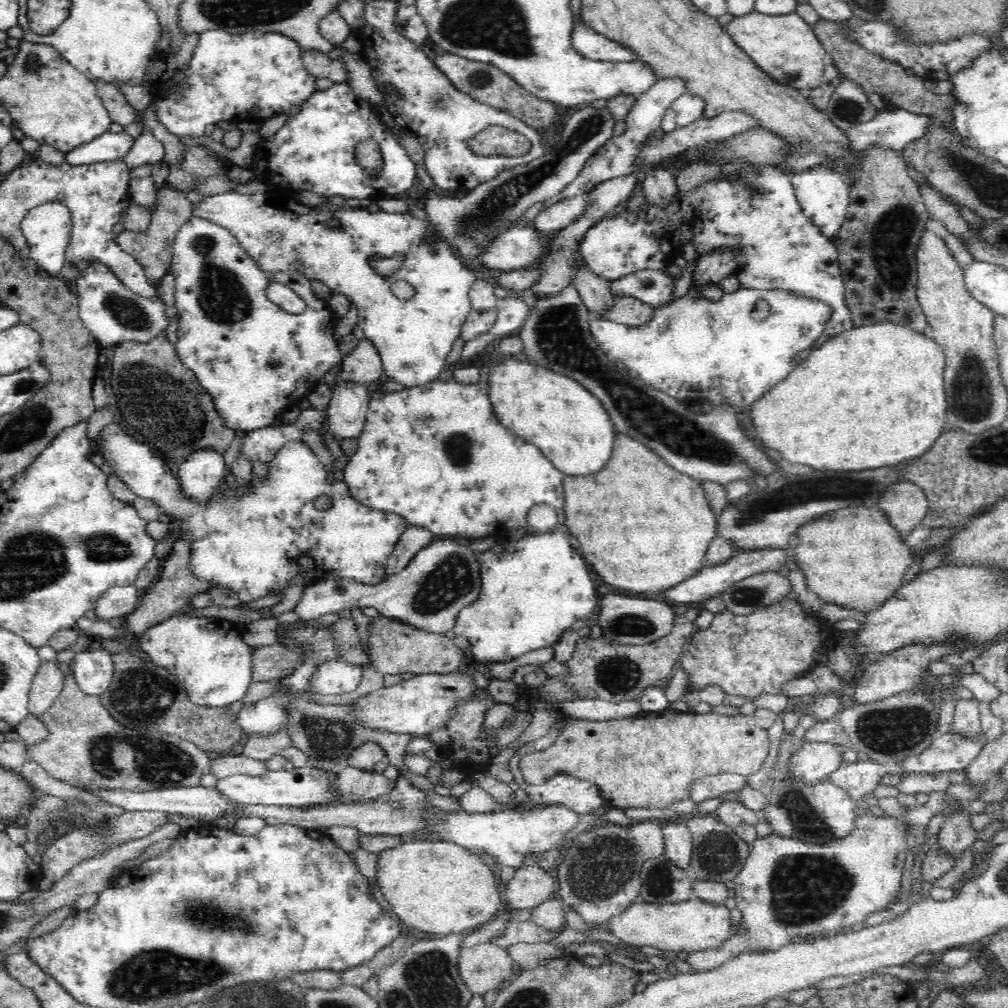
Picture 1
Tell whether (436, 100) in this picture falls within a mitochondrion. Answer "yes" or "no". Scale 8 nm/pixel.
yes

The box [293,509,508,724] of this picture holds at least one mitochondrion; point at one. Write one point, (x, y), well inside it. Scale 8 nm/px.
(453, 577)

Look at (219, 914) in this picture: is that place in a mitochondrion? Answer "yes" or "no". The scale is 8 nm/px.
yes

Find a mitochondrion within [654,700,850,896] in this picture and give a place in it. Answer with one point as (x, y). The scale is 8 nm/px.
(805, 821)

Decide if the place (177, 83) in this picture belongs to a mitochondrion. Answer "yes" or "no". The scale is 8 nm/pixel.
no

